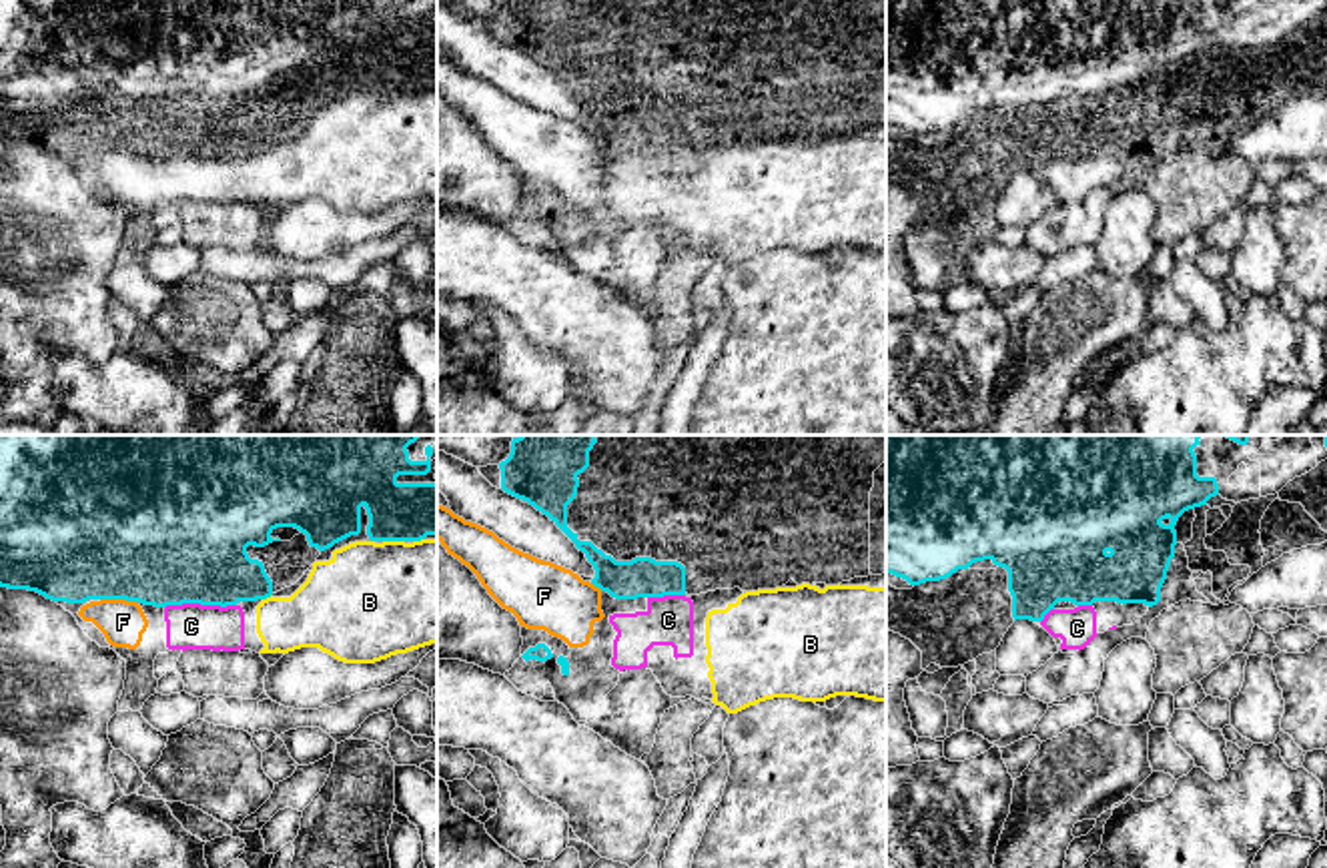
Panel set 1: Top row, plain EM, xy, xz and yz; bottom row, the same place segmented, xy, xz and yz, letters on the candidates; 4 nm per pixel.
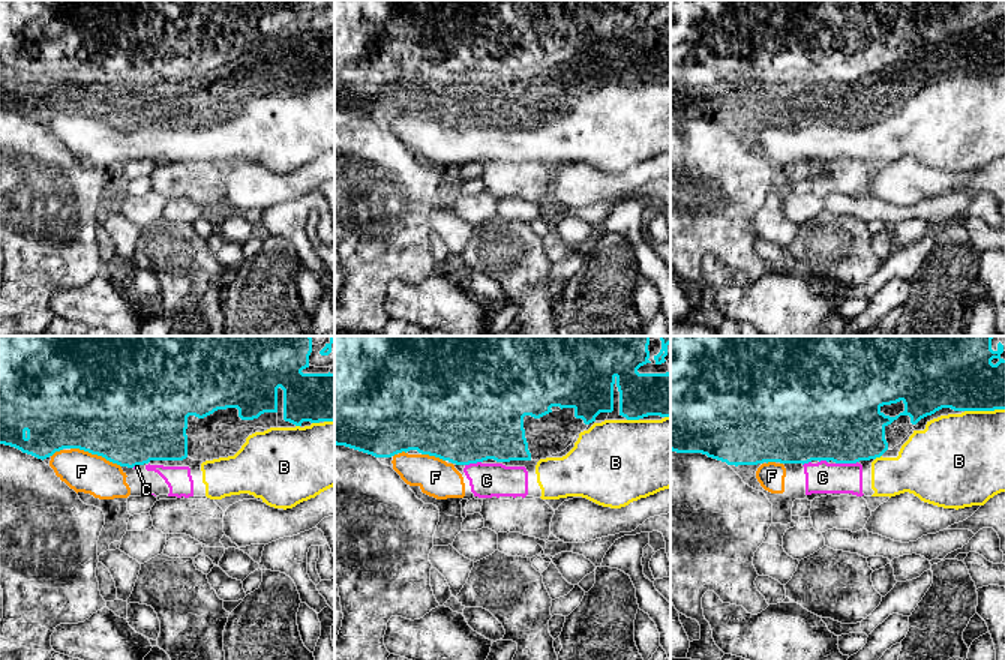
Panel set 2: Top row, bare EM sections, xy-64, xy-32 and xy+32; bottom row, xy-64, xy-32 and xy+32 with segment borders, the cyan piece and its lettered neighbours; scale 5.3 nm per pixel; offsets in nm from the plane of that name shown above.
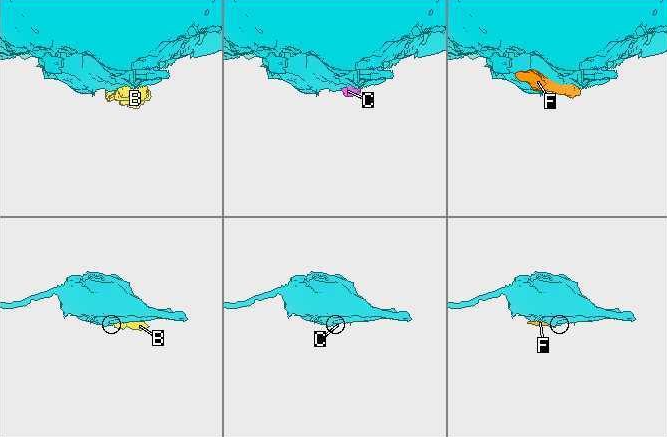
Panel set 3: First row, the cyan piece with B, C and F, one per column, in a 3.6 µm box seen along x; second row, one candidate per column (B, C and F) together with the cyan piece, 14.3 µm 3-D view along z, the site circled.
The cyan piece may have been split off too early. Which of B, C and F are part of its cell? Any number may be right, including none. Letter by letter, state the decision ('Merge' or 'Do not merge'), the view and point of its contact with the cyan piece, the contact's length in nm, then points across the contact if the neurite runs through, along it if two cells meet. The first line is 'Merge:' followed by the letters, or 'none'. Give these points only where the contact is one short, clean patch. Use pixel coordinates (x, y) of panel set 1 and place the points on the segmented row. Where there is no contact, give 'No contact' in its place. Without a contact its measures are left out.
Merge: none
B: Do not merge. Touches cyan at xy (393, 540). Shared border 90 nm
C: Do not merge. Touches cyan at xy (199, 602). Shared border 280 nm. Boundary: xy (235, 604), (169, 604), (165, 608)
F: Do not merge. Touches cyan at xy (119, 598). Shared border 140 nm

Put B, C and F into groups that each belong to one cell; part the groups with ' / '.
B C F

